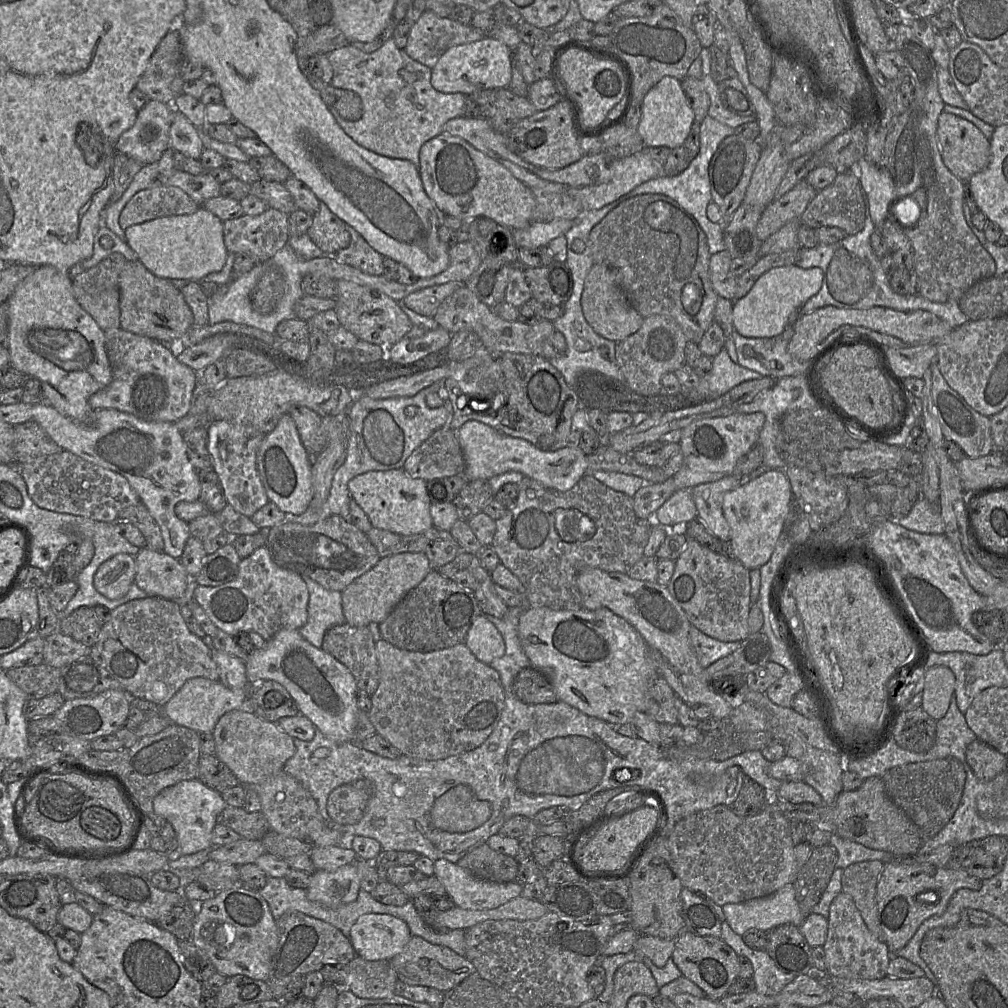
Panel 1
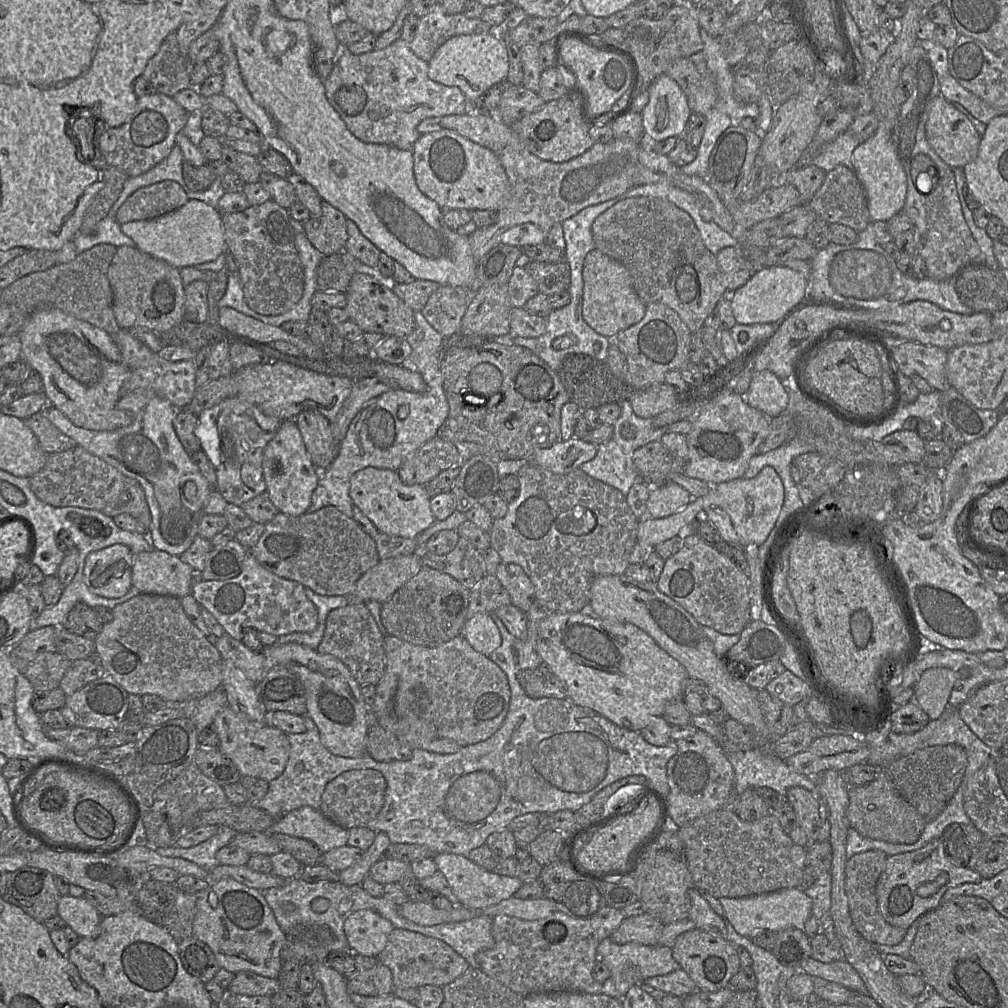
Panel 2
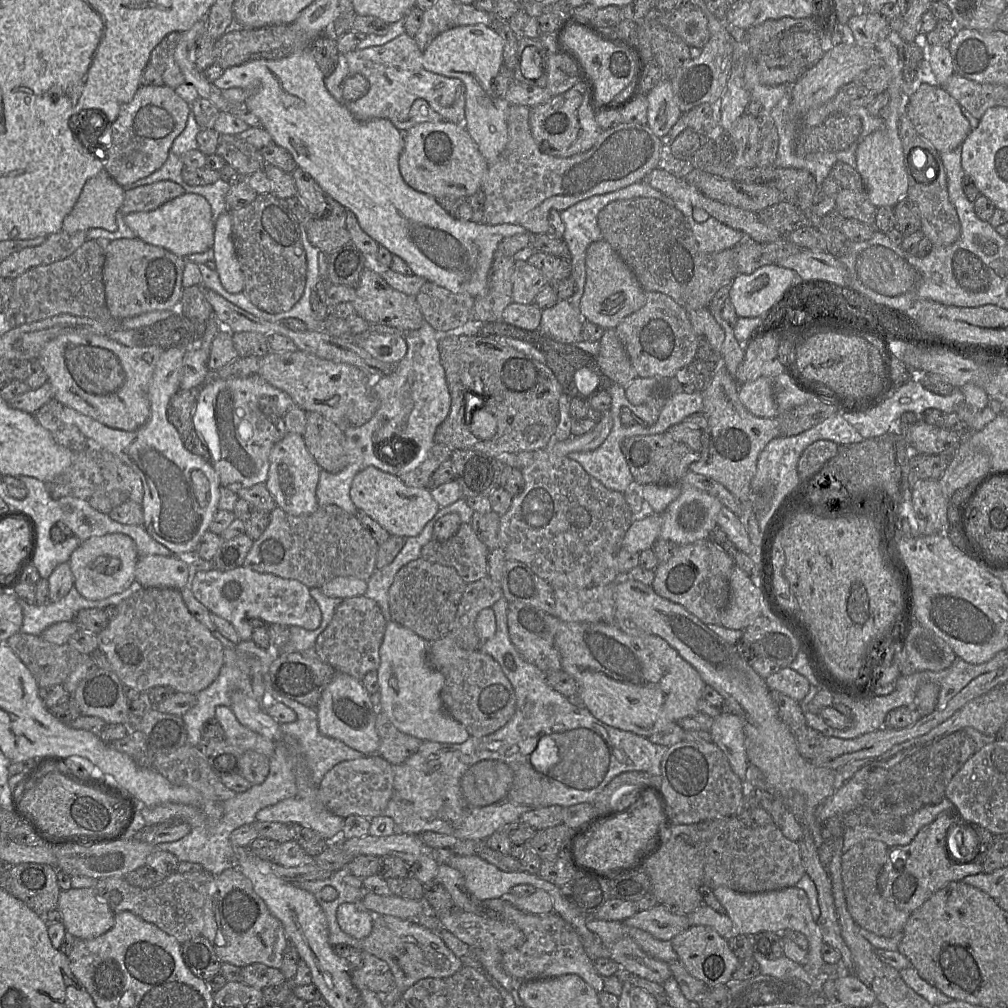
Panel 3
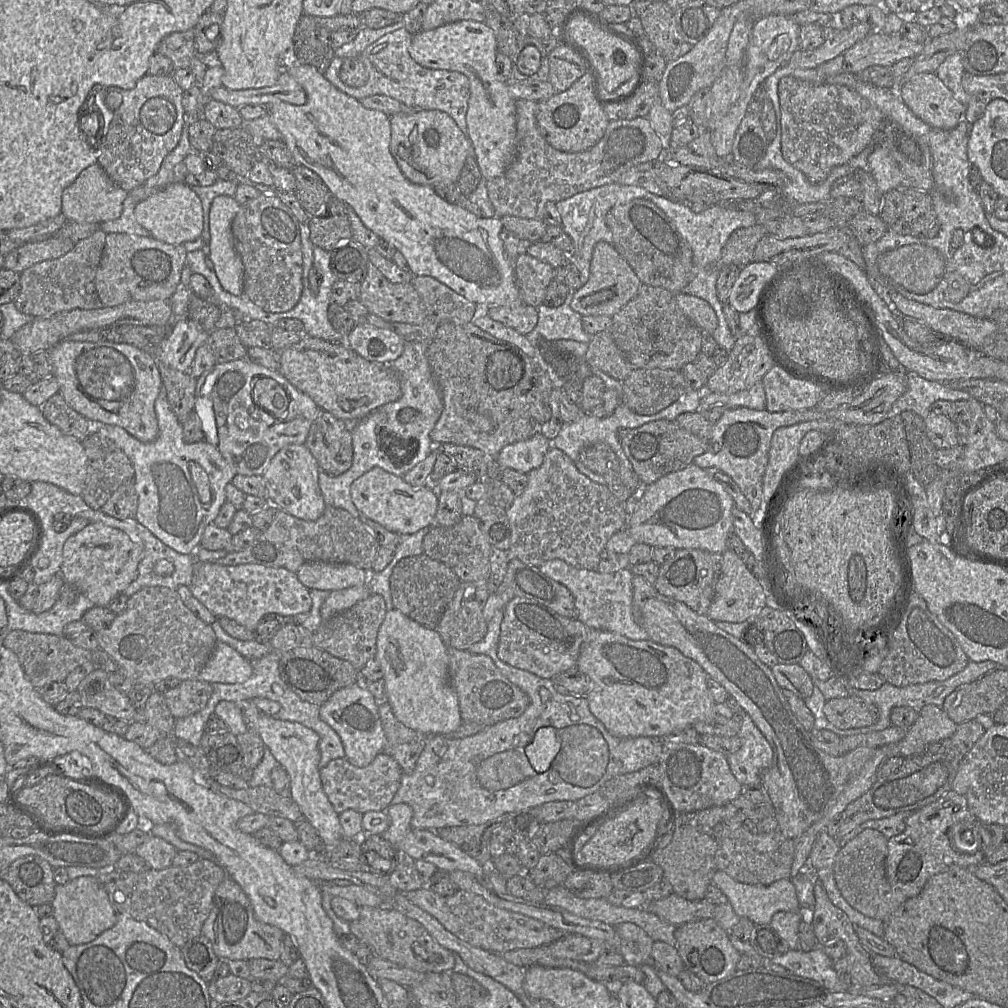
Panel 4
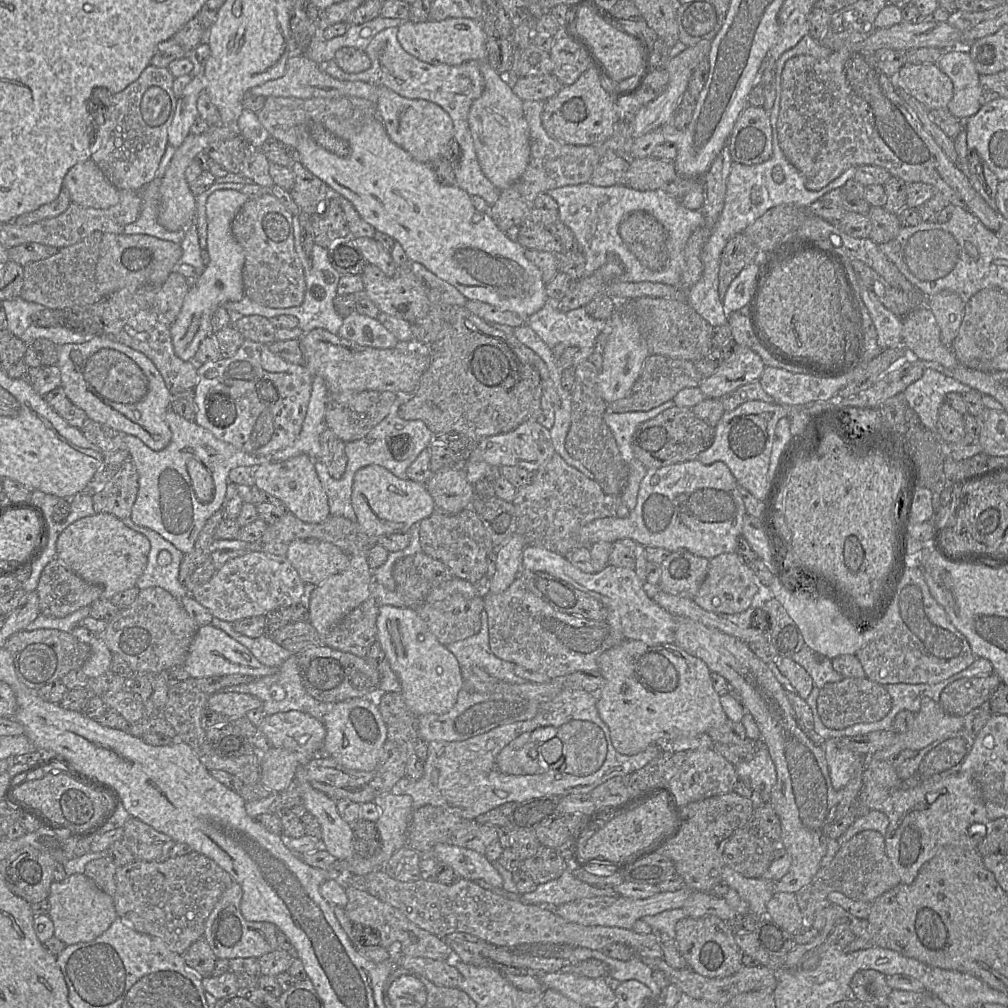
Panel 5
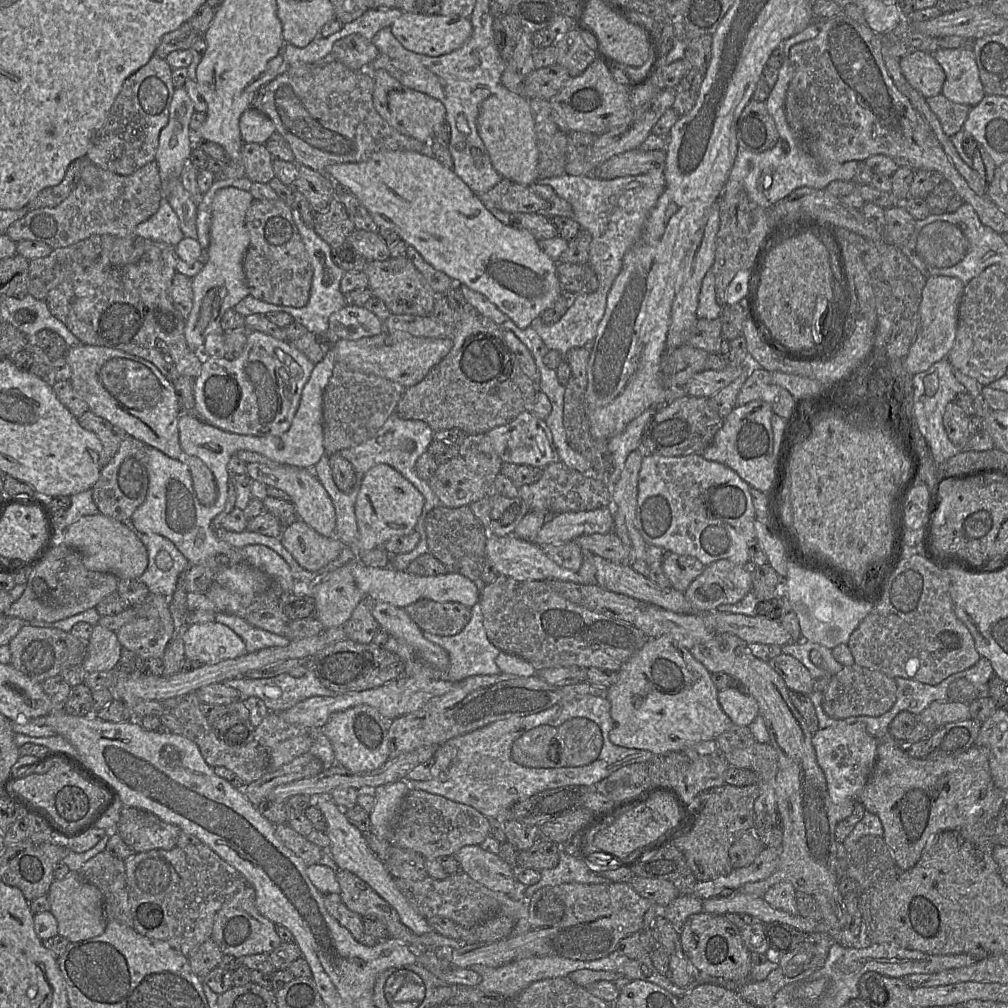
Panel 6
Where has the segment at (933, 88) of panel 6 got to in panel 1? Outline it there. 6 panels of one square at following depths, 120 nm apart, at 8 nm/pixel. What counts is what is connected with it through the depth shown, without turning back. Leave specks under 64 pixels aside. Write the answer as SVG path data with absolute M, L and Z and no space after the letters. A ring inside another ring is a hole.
M943 111L938 118L937 139L944 164L964 182L990 162L990 141L964 118Z

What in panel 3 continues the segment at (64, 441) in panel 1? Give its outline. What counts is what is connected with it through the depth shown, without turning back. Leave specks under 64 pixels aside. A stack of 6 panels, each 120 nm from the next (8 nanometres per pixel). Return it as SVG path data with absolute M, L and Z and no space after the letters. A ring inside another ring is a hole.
M174 346L163 350L148 387L150 417L137 430L113 429L68 407L62 411L62 420L78 427L91 445L114 454L140 477L144 490L141 503L144 529L173 555L188 560L218 511L221 486L212 462L189 452L167 419L168 403L180 389L183 359L189 347ZM192 471L199 471L206 478L206 493L200 493L201 486L196 484Z

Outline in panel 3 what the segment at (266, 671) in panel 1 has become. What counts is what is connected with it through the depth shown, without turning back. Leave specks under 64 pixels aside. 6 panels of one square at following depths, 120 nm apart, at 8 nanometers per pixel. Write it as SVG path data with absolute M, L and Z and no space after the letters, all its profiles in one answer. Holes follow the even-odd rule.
M336 671L322 692L316 712L318 728L322 735L340 740L365 756L380 756L378 754L379 736L375 727L376 713L370 701L370 694L362 685L361 680Z

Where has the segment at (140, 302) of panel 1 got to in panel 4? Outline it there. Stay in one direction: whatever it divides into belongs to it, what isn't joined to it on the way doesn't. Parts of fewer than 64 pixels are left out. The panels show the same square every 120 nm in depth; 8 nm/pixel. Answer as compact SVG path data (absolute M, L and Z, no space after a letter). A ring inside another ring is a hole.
M107 234L95 286L104 307L129 301L169 300L181 283L187 252L183 245L172 245L130 234Z

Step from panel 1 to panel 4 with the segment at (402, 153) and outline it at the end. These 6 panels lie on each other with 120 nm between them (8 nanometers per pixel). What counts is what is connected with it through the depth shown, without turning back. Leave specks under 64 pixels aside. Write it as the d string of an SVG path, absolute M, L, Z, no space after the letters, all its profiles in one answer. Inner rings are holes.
M404 27L370 44L359 56L369 73L365 87L358 90L345 88L345 91L358 101L373 95L385 95L408 107L445 112L469 138L466 122L470 98L469 79L460 72L429 69L416 63L409 54L412 38L413 35Z

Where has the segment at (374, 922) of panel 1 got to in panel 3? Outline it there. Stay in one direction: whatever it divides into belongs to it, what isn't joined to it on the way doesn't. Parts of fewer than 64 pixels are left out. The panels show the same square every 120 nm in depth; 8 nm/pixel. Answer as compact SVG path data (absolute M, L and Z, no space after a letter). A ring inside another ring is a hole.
M342 903L337 908L337 921L340 928L348 935L362 940L373 927L375 915L353 903Z

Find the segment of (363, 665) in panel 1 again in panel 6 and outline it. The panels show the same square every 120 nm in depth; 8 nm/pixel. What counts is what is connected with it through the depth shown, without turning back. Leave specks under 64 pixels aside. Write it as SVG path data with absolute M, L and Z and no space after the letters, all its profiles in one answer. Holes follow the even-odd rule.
M366 597L361 600L342 626L347 639L361 644L372 642L380 626L372 615L371 603L372 601Z

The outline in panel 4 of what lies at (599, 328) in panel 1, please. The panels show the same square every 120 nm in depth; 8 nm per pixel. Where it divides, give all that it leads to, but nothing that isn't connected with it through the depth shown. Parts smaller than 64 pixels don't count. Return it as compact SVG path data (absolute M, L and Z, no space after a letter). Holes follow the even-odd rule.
M601 241L593 250L588 281L573 292L570 307L581 316L613 316L633 299L641 286L641 281L612 244Z

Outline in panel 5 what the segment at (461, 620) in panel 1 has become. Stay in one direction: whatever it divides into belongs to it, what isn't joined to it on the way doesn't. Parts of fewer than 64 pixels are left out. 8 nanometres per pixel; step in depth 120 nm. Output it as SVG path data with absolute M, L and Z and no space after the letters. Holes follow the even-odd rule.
M423 551L397 560L392 575L396 584L395 592L410 608L426 603L428 594L434 588L454 577L443 562Z

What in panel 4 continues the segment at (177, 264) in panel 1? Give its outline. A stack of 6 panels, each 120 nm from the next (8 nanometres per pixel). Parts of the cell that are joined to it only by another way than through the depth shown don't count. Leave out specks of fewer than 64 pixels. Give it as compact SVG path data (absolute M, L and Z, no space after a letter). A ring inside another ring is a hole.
M185 181L160 188L155 194L139 202L134 211L136 221L151 234L151 237L172 245L184 245L201 237L203 231L203 207L198 195Z

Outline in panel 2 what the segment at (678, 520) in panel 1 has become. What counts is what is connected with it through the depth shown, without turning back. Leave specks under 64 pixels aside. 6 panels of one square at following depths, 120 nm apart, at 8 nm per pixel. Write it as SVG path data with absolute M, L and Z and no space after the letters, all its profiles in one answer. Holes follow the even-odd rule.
M675 483L650 486L647 510L653 519L670 516L688 506L693 497Z

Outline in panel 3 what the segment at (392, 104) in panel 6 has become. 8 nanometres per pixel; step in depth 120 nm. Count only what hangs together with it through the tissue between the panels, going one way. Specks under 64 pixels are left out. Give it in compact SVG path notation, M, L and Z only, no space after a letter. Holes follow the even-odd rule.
M451 121L424 122L404 132L404 149L399 169L405 183L434 198L466 199L482 190L489 164L477 144L461 124Z

